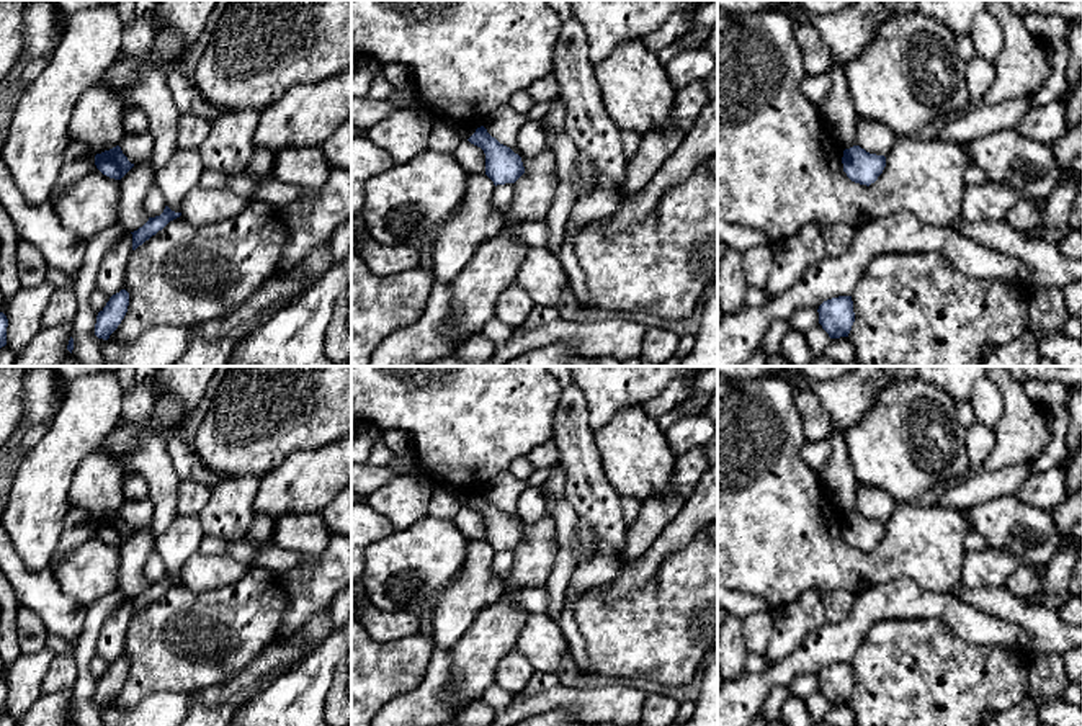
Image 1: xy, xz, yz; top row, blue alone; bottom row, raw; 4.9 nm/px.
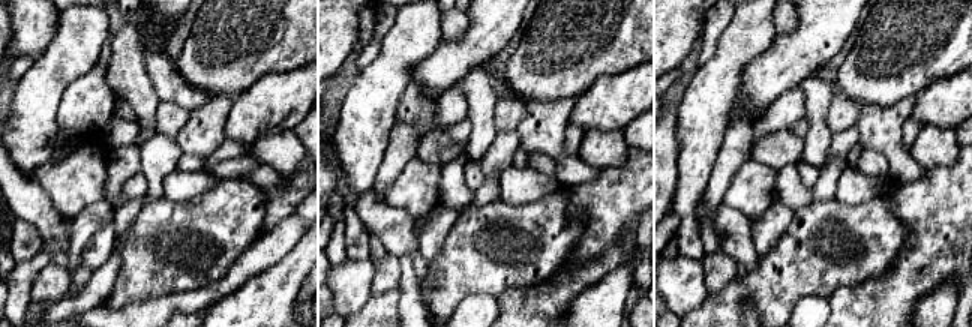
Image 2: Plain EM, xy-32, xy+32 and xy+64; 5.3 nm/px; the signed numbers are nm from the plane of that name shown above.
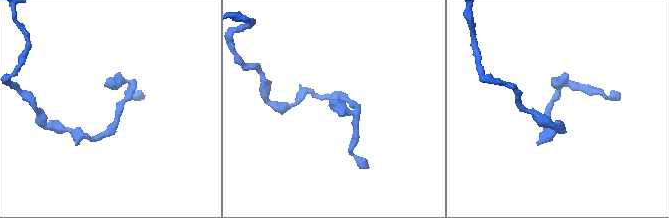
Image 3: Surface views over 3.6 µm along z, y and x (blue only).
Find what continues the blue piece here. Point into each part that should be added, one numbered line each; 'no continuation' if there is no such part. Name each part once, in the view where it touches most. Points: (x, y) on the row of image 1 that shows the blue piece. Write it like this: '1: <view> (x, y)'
no continuation

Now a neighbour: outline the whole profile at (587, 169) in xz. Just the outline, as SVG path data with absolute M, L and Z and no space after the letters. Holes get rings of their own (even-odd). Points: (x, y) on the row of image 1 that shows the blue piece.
M579 152L577 170L585 183L592 185L593 188L598 186L597 167L583 152Z

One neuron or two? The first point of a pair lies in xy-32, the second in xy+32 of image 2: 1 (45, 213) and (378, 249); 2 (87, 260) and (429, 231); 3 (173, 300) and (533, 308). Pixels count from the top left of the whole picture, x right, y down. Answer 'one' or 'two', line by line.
1: two
2: one
3: two

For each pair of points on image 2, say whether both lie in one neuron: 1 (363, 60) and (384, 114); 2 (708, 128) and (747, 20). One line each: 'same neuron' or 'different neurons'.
1: different neurons
2: same neuron

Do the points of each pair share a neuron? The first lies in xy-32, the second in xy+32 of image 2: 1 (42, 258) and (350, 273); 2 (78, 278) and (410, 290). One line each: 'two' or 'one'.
1: one
2: two

